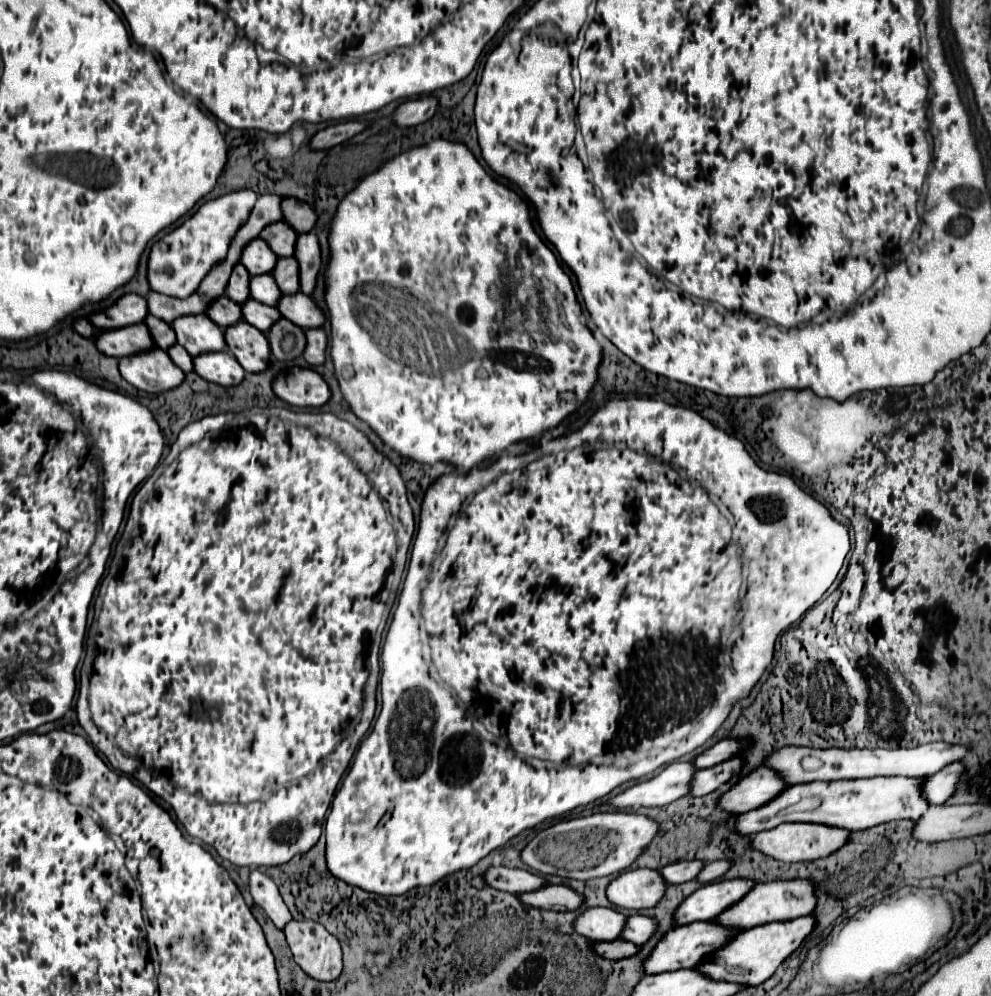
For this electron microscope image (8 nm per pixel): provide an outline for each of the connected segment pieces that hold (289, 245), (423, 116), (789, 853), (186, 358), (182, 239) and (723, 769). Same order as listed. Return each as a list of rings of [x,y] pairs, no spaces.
[[[274,222],[272,226],[266,226],[260,238],[266,240],[278,256],[294,256],[298,232],[288,222]]]
[[[422,96],[416,100],[408,100],[398,106],[394,112],[394,122],[398,126],[416,126],[430,120],[436,112],[438,98],[436,96]]]
[[[794,822],[794,824],[780,824],[774,830],[768,832],[760,832],[754,834],[754,842],[752,846],[764,854],[768,854],[770,858],[776,858],[780,862],[802,862],[802,860],[816,860],[816,858],[824,858],[832,852],[836,852],[846,838],[850,836],[848,830],[836,830],[836,828],[826,828],[820,824],[802,824],[802,822]]]
[[[176,344],[176,346],[172,346],[170,350],[168,350],[168,356],[174,360],[174,364],[176,366],[180,366],[184,372],[192,372],[194,370],[194,362],[192,362],[192,356],[180,346],[180,344]]]
[[[238,190],[224,194],[216,200],[202,204],[198,212],[192,218],[188,218],[180,228],[172,230],[160,242],[156,242],[150,250],[150,260],[148,260],[150,288],[154,292],[172,298],[188,298],[190,294],[194,294],[200,282],[208,276],[208,272],[226,258],[236,232],[248,220],[256,200],[258,194],[252,190]]]
[[[730,758],[728,762],[720,762],[712,768],[698,770],[692,780],[692,796],[706,796],[724,784],[734,784],[740,778],[742,766],[744,758]]]

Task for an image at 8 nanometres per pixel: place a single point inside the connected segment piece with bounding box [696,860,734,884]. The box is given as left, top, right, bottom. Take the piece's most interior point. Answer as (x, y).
(715, 870)

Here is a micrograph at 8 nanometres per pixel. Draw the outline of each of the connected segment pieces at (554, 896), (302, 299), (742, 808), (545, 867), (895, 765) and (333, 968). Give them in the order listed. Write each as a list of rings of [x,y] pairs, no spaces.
[[[550,886],[548,890],[540,890],[540,894],[520,894],[522,902],[530,902],[530,906],[540,906],[546,910],[578,910],[584,904],[584,894],[568,888],[568,886]]]
[[[288,294],[280,298],[278,310],[290,322],[296,322],[302,328],[322,328],[324,326],[324,312],[316,306],[316,302],[306,294]]]
[[[758,768],[750,772],[748,776],[740,778],[740,782],[736,782],[736,786],[732,786],[720,798],[720,808],[724,808],[726,812],[734,812],[734,814],[758,810],[770,804],[786,788],[790,788],[790,784],[786,784],[784,778],[776,770]]]
[[[624,810],[592,814],[586,818],[564,820],[542,830],[532,844],[524,848],[522,860],[540,874],[556,874],[576,880],[612,876],[630,868],[658,832],[660,824],[644,814],[630,814]]]
[[[930,742],[926,746],[906,748],[906,750],[816,750],[816,748],[796,748],[788,746],[788,750],[778,750],[772,758],[766,760],[766,766],[776,766],[776,770],[784,770],[792,784],[802,782],[832,782],[832,780],[854,780],[854,778],[870,778],[870,776],[926,776],[936,774],[948,764],[962,762],[968,754],[968,746],[962,744],[946,744],[946,742]]]
[[[292,920],[286,930],[286,940],[290,944],[290,950],[294,954],[296,964],[314,980],[336,980],[342,972],[342,950],[340,944],[336,942],[336,938],[318,922],[312,920]]]

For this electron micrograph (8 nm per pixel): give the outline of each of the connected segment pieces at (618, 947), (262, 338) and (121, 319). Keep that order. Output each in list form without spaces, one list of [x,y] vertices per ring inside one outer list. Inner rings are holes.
[[[616,940],[616,942],[594,942],[596,952],[608,960],[622,960],[628,956],[634,956],[640,952],[640,946],[626,942],[626,940]]]
[[[238,322],[226,328],[228,350],[236,356],[246,372],[264,372],[270,364],[270,344],[266,334],[250,326],[248,322]]]
[[[126,294],[114,306],[110,306],[104,314],[92,314],[90,322],[98,330],[114,330],[114,328],[140,324],[144,322],[146,316],[148,316],[146,298],[138,294]]]

